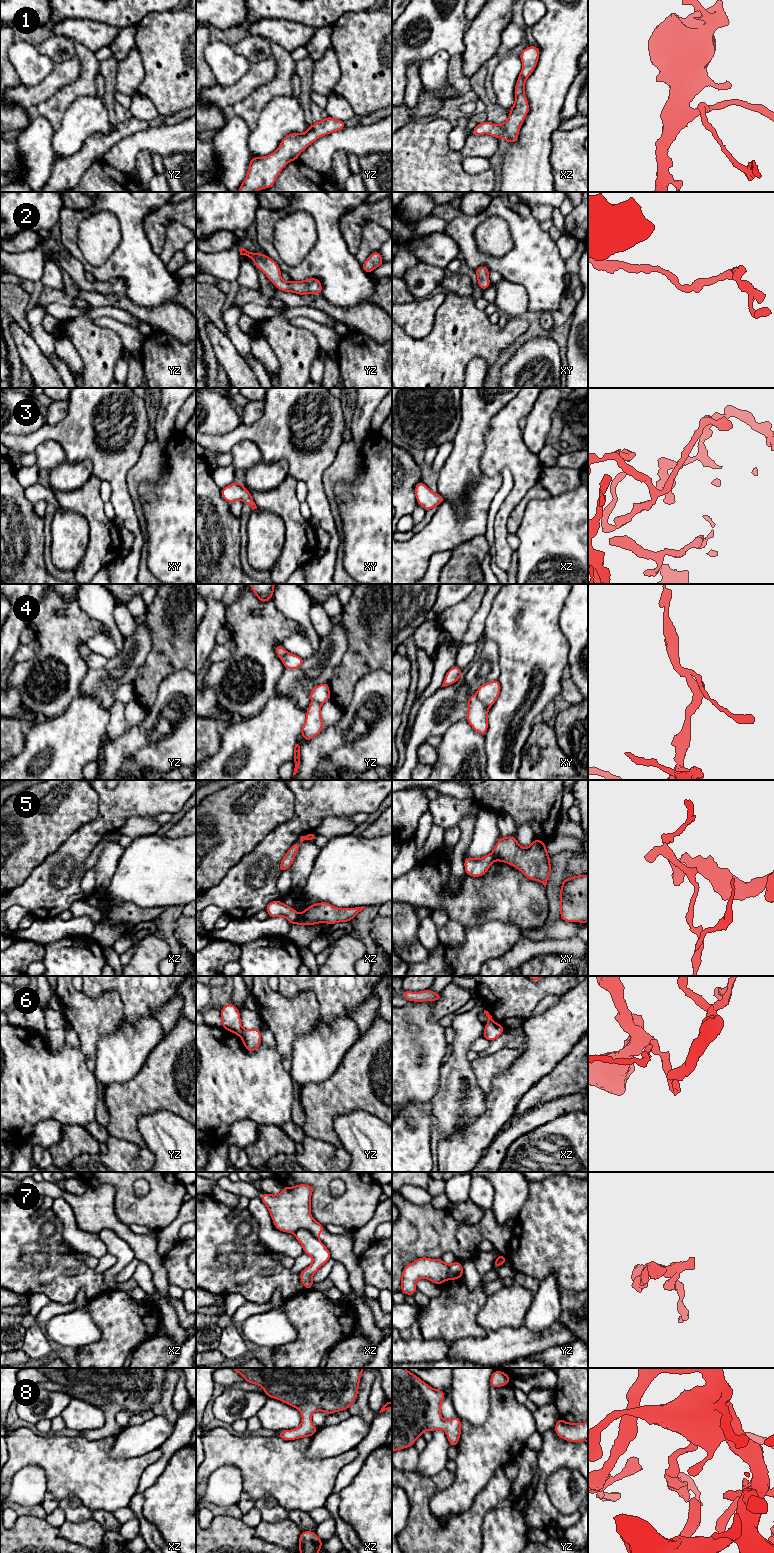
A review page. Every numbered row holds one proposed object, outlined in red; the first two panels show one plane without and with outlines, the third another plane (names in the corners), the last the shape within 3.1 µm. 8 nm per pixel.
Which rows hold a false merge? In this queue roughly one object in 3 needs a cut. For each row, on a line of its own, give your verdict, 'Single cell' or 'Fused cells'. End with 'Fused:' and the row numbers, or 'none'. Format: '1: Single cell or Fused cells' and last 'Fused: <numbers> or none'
1: Single cell
2: Single cell
3: Single cell
4: Fused cells
5: Fused cells
6: Fused cells
7: Fused cells
8: Single cell
Fused: 4, 5, 6, 7

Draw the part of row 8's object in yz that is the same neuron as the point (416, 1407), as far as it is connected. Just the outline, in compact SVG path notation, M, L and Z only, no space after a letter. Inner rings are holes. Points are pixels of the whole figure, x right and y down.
M392 1368L392 1453L413 1446L416 1439L428 1429L446 1432L449 1444L457 1447L461 1434L461 1420L458 1416L445 1421L441 1416L441 1403L445 1398L443 1390L437 1390L405 1368Z

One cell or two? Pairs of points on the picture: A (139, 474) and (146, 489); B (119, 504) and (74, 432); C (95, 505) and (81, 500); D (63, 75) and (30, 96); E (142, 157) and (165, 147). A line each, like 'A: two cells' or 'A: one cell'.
A: two cells
B: one cell
C: one cell
D: one cell
E: two cells

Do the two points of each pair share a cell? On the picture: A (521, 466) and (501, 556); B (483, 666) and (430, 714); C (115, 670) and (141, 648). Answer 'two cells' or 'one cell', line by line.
A: one cell
B: one cell
C: one cell

